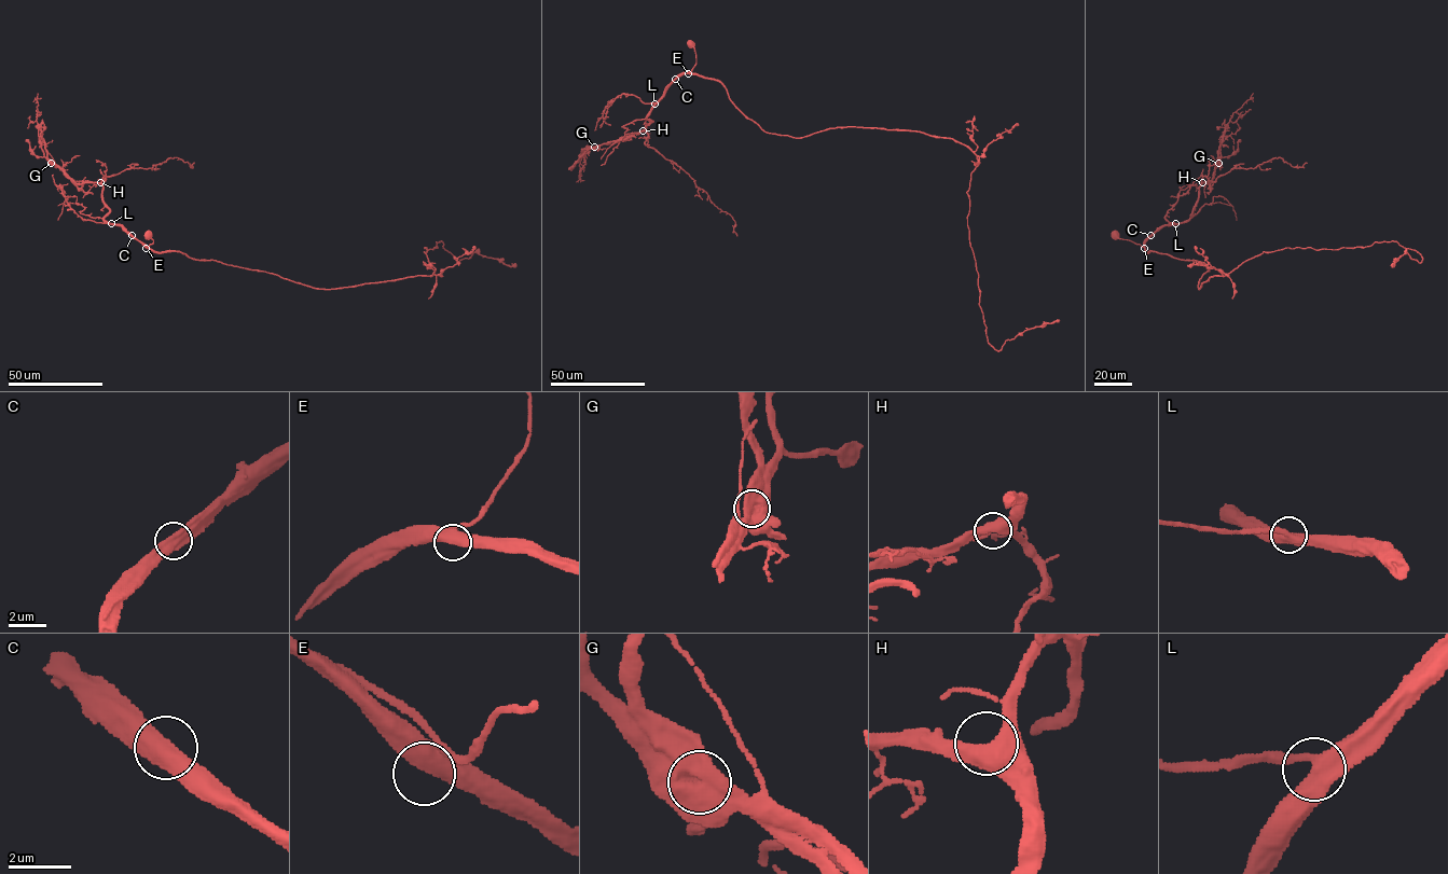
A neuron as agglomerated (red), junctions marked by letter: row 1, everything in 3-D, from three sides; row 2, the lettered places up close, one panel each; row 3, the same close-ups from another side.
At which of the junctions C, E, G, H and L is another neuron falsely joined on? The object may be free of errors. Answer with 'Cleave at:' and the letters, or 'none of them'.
Cleave at: G

